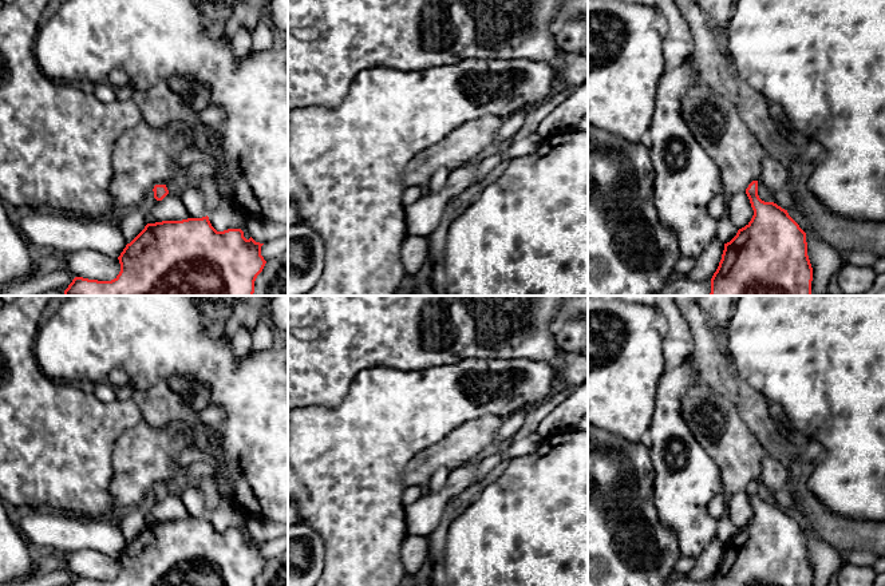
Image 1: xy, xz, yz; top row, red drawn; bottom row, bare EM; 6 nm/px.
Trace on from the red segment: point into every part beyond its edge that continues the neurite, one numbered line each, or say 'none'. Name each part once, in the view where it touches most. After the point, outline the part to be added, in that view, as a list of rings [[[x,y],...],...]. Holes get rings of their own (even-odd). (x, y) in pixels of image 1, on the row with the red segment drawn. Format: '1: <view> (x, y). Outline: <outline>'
none

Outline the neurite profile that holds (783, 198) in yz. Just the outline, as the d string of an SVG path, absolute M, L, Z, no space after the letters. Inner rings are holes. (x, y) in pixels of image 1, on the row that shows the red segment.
M787 189L771 191L773 202L782 209L797 209L797 199L789 193Z

